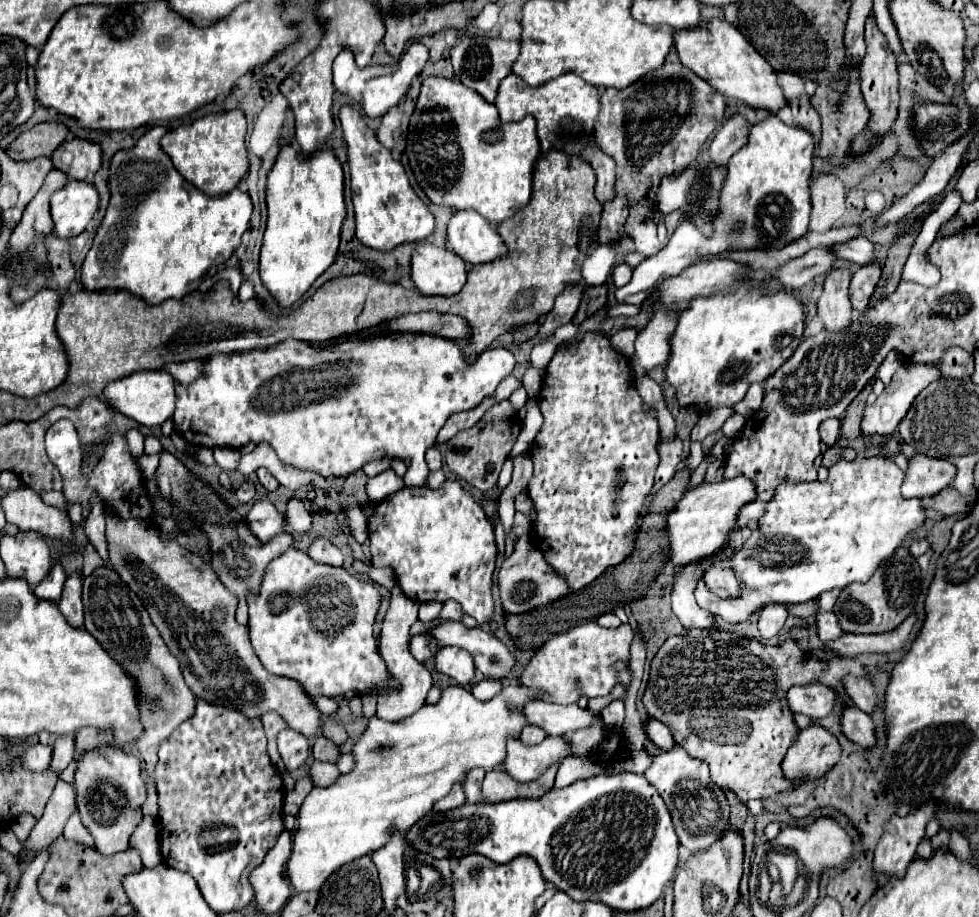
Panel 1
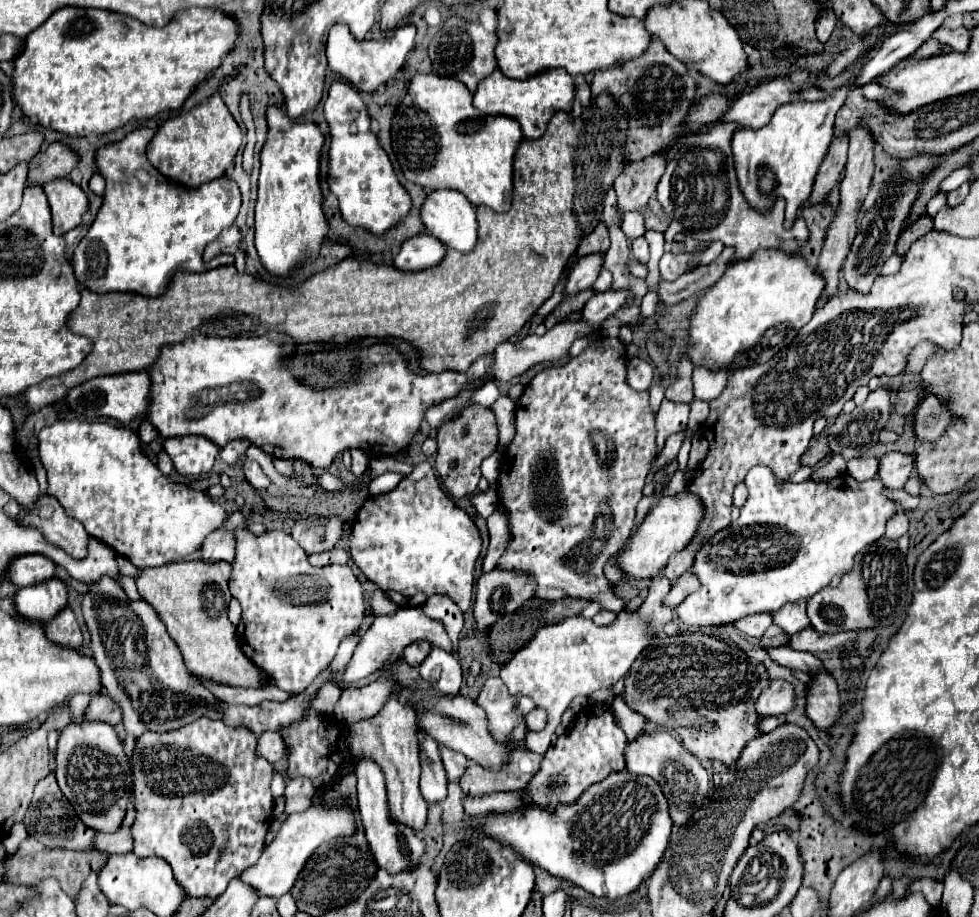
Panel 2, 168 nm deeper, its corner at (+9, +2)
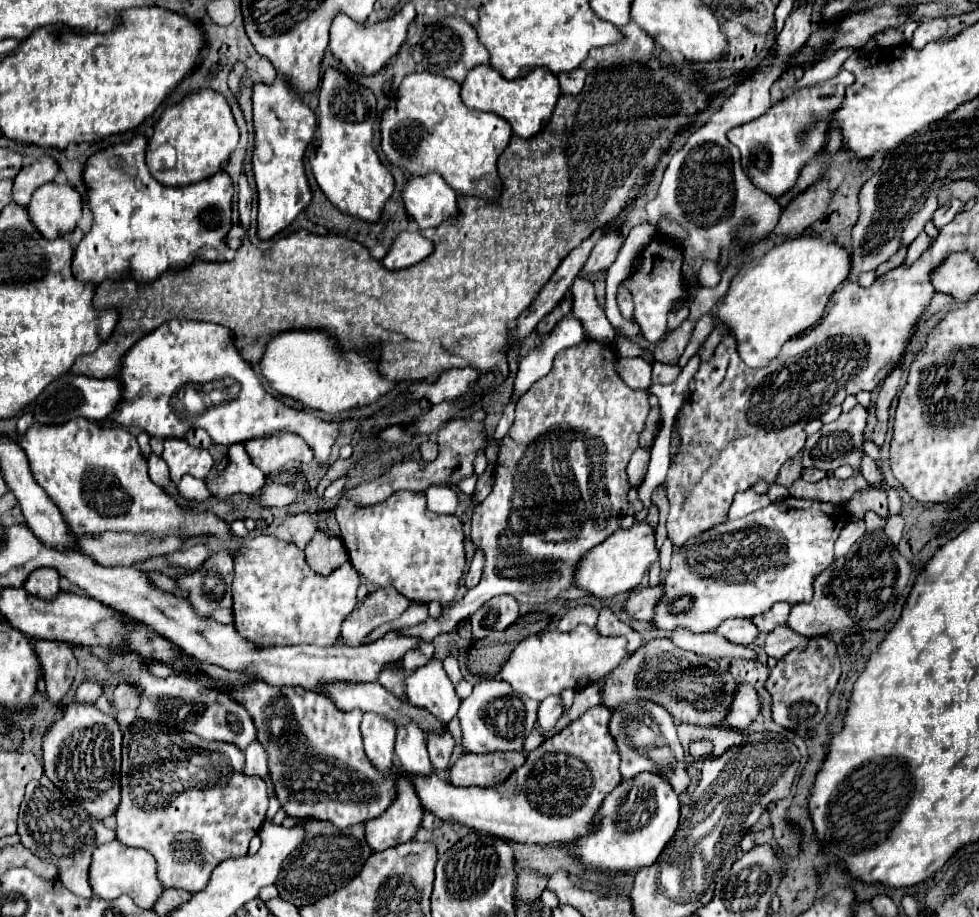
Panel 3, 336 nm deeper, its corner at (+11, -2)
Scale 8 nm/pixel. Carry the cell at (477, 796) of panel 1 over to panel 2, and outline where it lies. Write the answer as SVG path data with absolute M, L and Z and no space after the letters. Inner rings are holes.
M440 746L440 756L442 756L442 762L444 762L444 770L448 774L448 780L452 782L458 782L458 778L464 774L466 770L466 762L468 758L460 752L454 752L450 748L444 748Z

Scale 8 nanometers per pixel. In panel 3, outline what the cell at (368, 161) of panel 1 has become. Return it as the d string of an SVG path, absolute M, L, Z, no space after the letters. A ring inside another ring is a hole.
M330 68L326 70L322 84L320 84L320 106L318 106L318 132L320 132L320 146L310 160L314 178L326 198L344 214L362 218L366 222L378 222L382 216L384 204L390 200L394 192L394 178L388 168L380 162L374 146L372 146L372 128L376 120L376 98L372 90L362 88L348 80L342 72Z

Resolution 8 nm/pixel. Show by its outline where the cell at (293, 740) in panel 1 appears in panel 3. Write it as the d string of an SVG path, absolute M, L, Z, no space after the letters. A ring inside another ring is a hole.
M256 740L244 750L246 754L246 774L248 776L268 776L268 754L266 748Z

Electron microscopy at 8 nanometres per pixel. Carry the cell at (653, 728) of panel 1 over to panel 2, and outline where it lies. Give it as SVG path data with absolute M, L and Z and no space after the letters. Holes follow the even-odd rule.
M620 696L612 702L610 708L612 708L612 712L614 712L618 724L622 726L622 730L628 734L628 740L636 738L636 734L646 728L646 718L644 718L642 714L638 714L638 712L630 710Z

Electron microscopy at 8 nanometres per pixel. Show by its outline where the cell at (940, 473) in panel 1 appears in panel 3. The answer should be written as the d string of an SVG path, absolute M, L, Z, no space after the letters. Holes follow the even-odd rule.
M868 456L862 460L860 474L866 478L866 482L868 482L870 486L880 486L880 484L882 484L882 470L880 470L878 464L876 464L872 458L868 458Z

